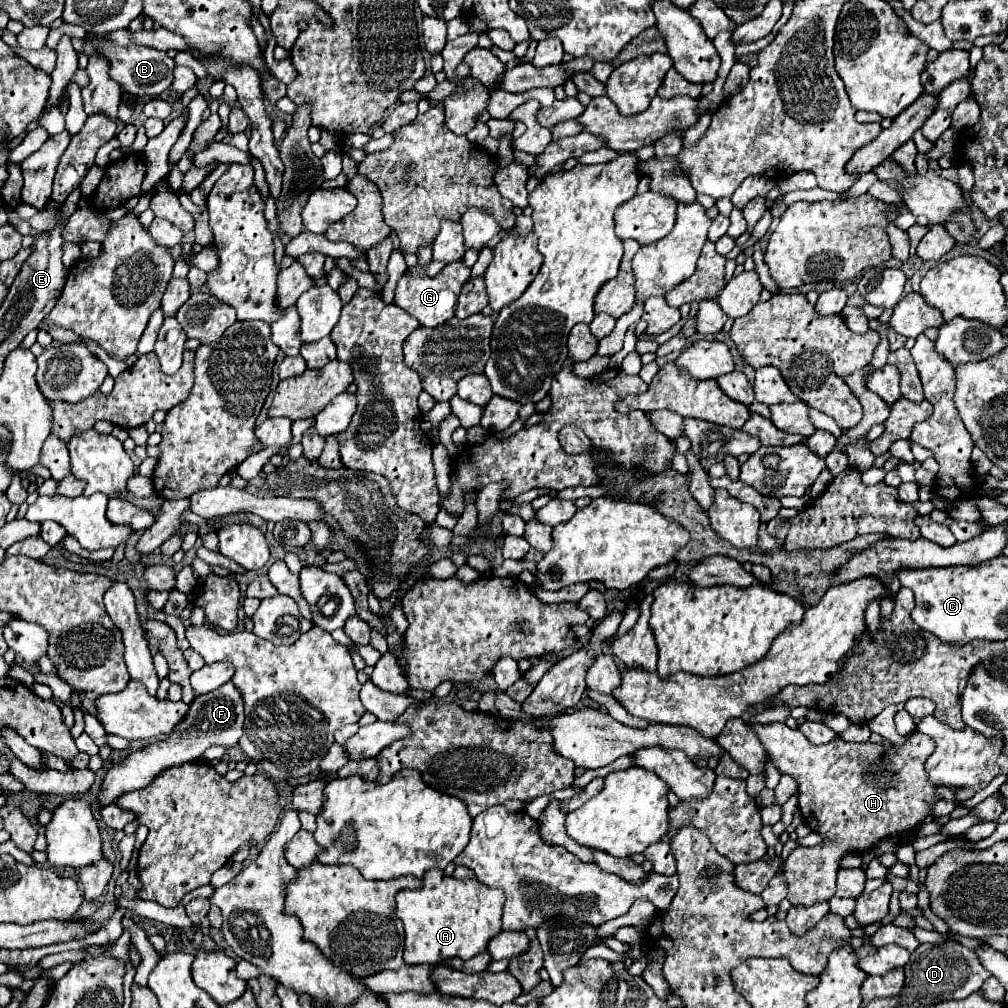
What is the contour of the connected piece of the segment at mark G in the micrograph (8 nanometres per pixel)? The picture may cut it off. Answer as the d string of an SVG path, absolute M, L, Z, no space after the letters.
M457 261L453 265L445 265L435 277L417 277L411 279L407 275L401 277L395 289L395 303L405 309L409 315L413 315L423 327L437 327L445 323L447 319L455 317L457 309L457 299L461 293L463 283L469 279L471 271L463 265L463 261Z

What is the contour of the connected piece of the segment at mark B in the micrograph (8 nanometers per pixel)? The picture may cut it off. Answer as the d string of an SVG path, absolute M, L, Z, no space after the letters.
M105 47L105 57L113 63L111 75L121 85L123 91L133 93L137 97L159 97L165 93L173 83L173 69L175 61L165 53L151 47Z

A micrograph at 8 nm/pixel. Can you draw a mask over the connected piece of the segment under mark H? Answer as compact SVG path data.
M785 723L749 725L749 729L759 737L773 765L791 775L799 785L799 809L811 831L821 833L829 841L817 847L797 847L791 851L783 865L783 877L787 881L787 899L791 905L817 905L829 901L835 895L835 877L839 871L839 859L849 851L865 851L875 847L881 839L893 837L907 829L913 829L923 817L929 815L929 805L937 801L935 785L929 783L923 763L933 751L933 741L927 735L913 733L903 747L883 745L883 743L849 743L835 737L827 745L809 743L799 729L789 729Z

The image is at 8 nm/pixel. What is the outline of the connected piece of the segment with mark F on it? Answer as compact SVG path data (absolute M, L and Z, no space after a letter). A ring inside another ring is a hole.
M231 681L221 685L219 689L215 689L211 693L199 695L189 705L189 711L187 711L185 719L181 719L181 723L177 723L175 729L165 739L149 743L143 749L131 751L125 759L121 759L121 761L117 761L109 767L109 771L105 773L103 785L99 789L99 795L97 795L97 805L105 807L105 805L117 801L125 793L147 787L169 767L181 767L185 763L193 763L213 745L223 745L227 749L235 747L239 737L241 737L243 719L245 719L243 699L241 699L241 693L233 687Z

